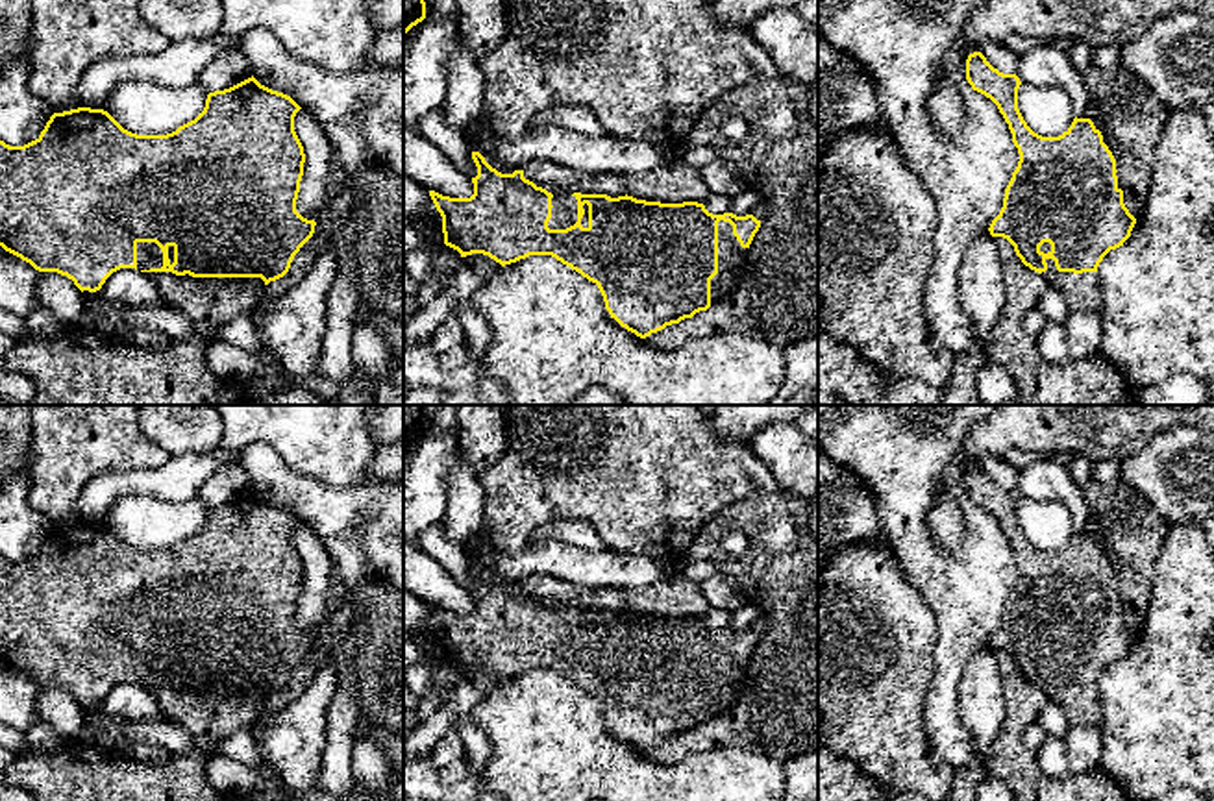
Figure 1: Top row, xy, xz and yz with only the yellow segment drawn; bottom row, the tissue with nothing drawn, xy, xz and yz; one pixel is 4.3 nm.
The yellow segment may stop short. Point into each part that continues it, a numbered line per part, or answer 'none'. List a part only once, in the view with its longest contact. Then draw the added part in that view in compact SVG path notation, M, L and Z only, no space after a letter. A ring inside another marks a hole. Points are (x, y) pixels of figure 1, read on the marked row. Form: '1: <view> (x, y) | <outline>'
1: xz (565, 206) | M553 194L550 229L566 229L577 222L577 200L572 194Z

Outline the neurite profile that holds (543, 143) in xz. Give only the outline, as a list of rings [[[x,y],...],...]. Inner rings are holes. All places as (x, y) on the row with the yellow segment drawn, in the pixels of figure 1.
[[[539,124],[518,139],[505,141],[490,131],[496,161],[526,170],[531,165],[559,163],[581,174],[648,174],[672,161],[675,152],[622,137],[585,137],[570,129]]]

